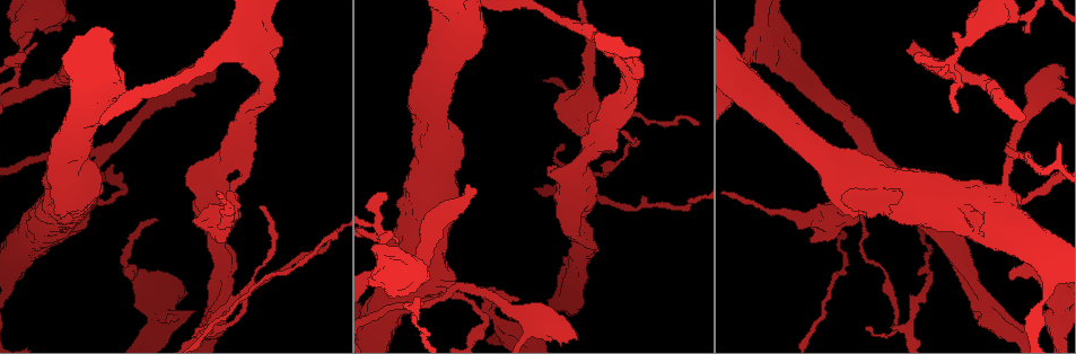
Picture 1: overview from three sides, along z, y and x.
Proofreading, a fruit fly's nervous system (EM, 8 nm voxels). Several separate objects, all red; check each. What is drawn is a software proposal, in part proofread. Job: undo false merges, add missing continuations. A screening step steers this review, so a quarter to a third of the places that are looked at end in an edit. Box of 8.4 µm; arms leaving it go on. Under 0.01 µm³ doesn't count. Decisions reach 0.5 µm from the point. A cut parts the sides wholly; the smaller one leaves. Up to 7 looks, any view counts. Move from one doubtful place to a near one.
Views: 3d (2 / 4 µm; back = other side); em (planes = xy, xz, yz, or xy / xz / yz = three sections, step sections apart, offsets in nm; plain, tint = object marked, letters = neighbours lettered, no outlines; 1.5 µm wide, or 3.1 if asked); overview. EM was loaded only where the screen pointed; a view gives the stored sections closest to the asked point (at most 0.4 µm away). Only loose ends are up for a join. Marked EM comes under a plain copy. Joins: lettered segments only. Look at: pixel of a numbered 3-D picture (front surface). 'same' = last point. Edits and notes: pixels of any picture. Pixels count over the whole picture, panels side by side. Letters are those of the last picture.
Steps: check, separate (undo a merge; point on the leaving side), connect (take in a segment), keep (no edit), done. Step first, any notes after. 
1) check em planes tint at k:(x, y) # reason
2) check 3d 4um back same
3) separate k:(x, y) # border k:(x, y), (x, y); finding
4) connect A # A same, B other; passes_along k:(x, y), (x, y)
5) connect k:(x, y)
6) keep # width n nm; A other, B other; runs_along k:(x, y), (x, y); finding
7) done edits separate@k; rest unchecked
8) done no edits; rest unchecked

check em xy step 8 letters at 1:(217, 243) # an open end

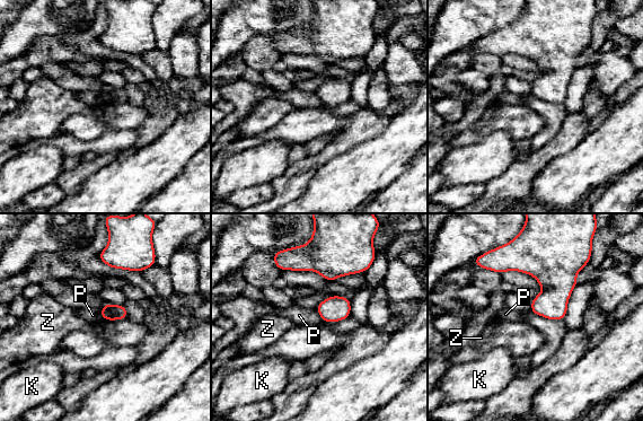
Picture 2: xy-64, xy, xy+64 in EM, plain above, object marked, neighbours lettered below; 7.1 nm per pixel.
check em planes letters same # another direction

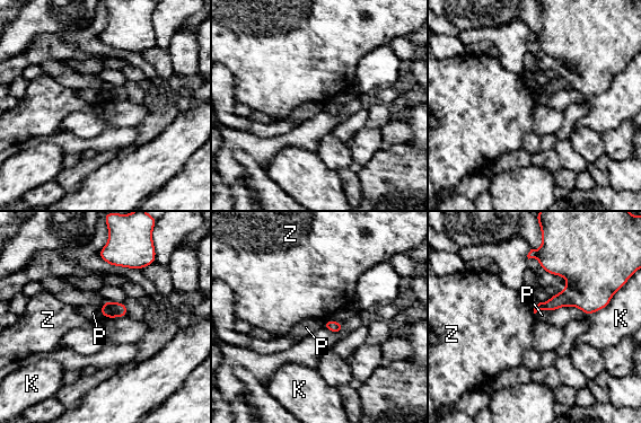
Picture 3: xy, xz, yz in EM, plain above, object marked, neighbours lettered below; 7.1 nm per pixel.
keep # K other, P other, Z other; none of them fits

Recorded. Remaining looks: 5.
check em planes letters at 1:(157, 219)

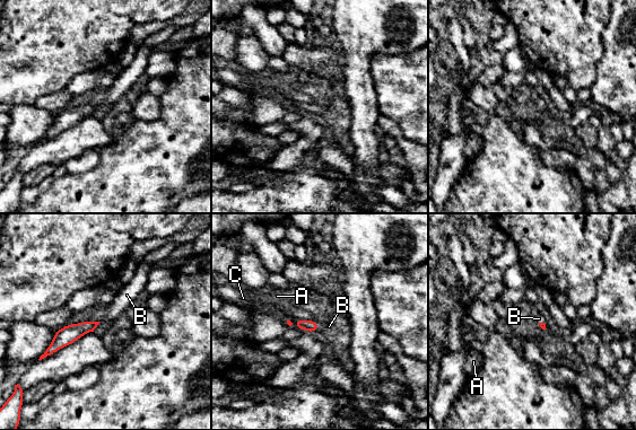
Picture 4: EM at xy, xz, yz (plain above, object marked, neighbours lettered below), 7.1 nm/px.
connect B # A other, B same, C other; passes_along 4:(311, 326), (319, 326), (329, 326); it goes on there

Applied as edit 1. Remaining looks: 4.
check overview # redraw

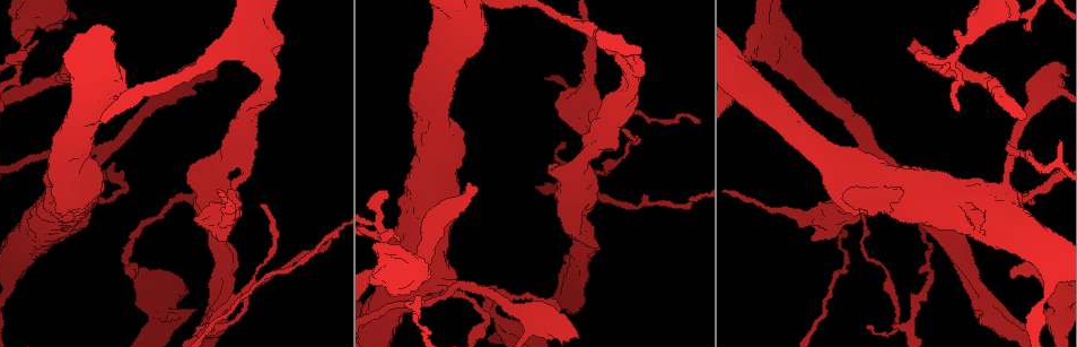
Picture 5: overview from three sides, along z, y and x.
check em planes letters at 5:(468, 183) # an open end

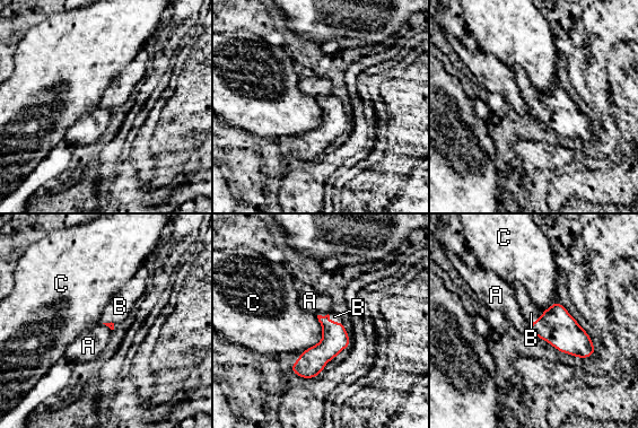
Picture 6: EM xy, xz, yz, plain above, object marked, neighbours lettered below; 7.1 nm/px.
connect B # longest_contact C 300 nm; A other, B same, C other; it goes on there

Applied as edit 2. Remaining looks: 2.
done edits connect@4, connect@6; rest unchecked

